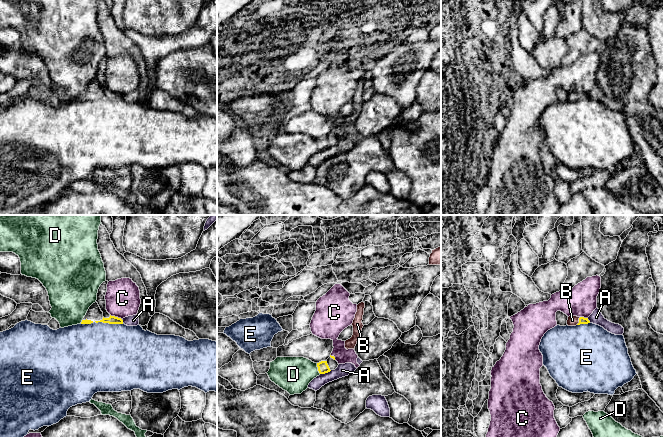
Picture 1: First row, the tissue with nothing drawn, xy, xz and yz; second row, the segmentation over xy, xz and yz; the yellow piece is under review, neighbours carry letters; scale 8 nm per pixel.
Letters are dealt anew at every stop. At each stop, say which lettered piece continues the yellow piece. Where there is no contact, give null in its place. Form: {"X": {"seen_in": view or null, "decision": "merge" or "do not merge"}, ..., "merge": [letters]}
{"A": {"seen_in": "xz", "decision": "do not merge"}, "B": {"seen_in": "yz", "decision": "merge"}, "C": {"seen_in": "xy", "decision": "do not merge"}, "D": {"seen_in": "xz", "decision": "do not merge"}, "E": {"seen_in": "xy", "decision": "do not merge"}, "merge": ["B"]}

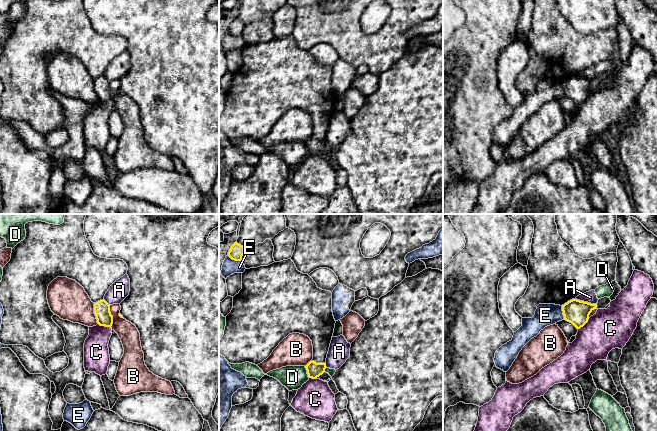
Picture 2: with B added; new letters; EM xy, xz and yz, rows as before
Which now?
{"A": {"seen_in": "yz", "decision": "do not merge"}, "B": {"seen_in": "xy", "decision": "do not merge"}, "C": {"seen_in": "xy", "decision": "do not merge"}, "D": {"seen_in": "xz", "decision": "do not merge"}, "E": {"seen_in": "yz", "decision": "do not merge"}, "merge": []}

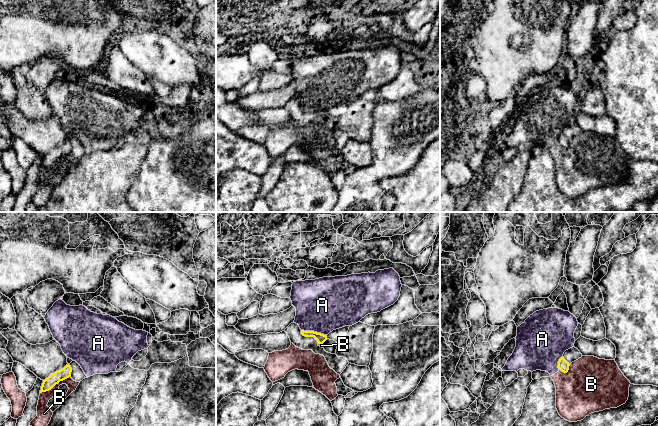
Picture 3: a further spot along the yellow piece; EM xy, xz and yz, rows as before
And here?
{"A": {"seen_in": "xz", "decision": "do not merge"}, "B": {"seen_in": "xy", "decision": "do not merge"}, "merge": []}

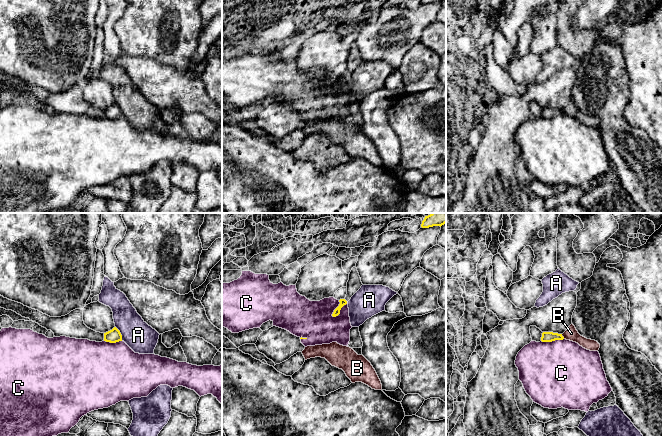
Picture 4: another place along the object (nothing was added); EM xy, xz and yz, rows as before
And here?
{"A": {"seen_in": "xy", "decision": "do not merge"}, "B": {"seen_in": "yz", "decision": "do not merge"}, "C": {"seen_in": "xz", "decision": "do not merge"}, "merge": []}

